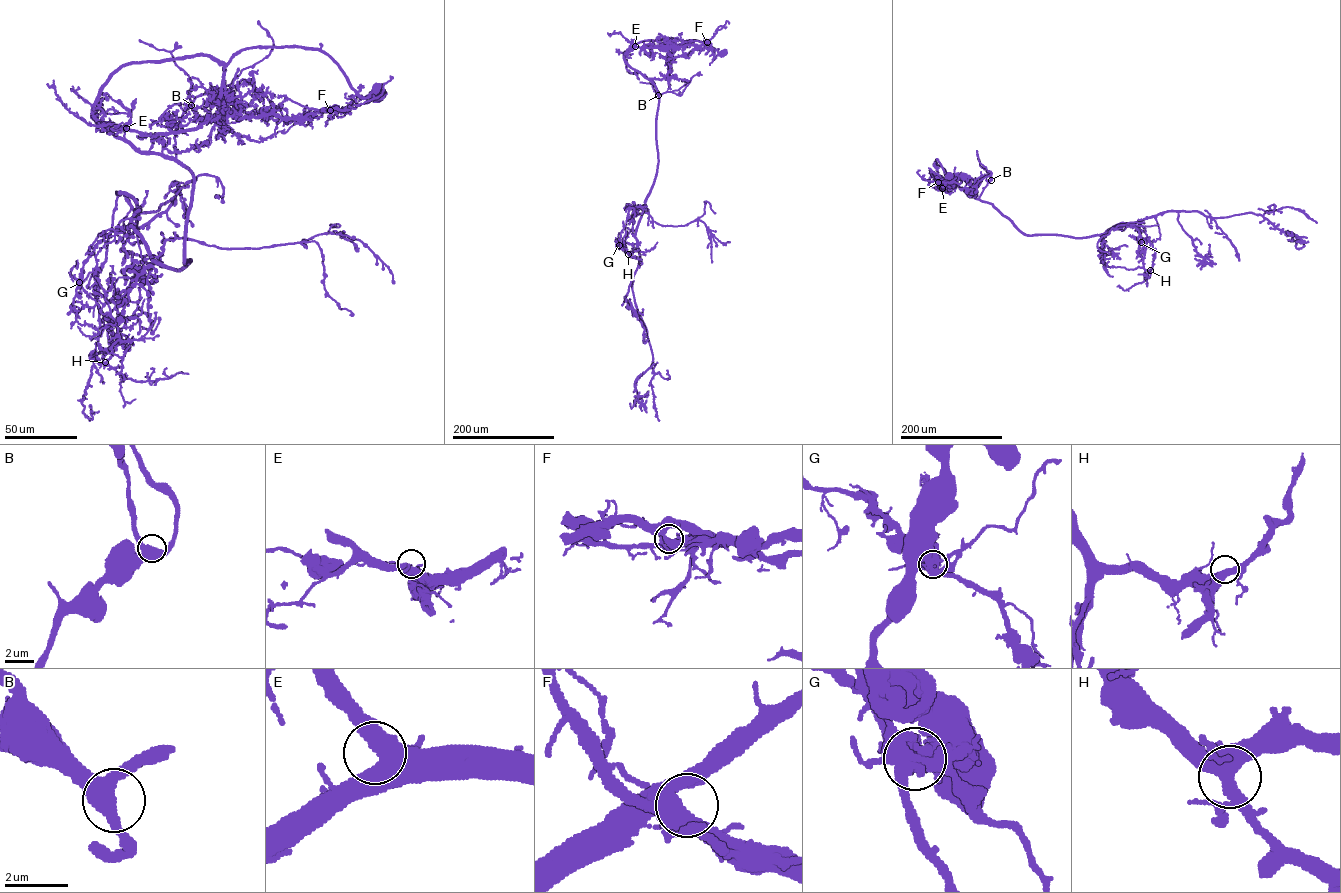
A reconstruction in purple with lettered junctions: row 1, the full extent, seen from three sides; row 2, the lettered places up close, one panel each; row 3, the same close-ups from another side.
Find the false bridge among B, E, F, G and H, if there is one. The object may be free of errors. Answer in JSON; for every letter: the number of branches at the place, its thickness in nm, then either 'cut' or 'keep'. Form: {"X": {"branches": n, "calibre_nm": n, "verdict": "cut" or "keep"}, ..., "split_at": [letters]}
{"B": {"branches": 3, "calibre_nm": 480, "verdict": "keep"}, "E": {"branches": 3, "calibre_nm": 400, "verdict": "keep"}, "F": {"branches": 3, "calibre_nm": 500, "verdict": "keep"}, "G": {"branches": 4, "calibre_nm": 550, "verdict": "cut"}, "H": {"branches": 3, "calibre_nm": 400, "verdict": "keep"}, "split_at": ["G"]}

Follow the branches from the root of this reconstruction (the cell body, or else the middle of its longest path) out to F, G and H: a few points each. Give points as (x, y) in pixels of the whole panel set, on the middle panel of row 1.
F: (724, 52), (695, 39), (671, 38), (670, 41), (674, 46), (707, 42)
G: (724, 52), (671, 38), (669, 79), (648, 78), (659, 97), (656, 172), (637, 243), (619, 245)
H: (724, 52), (671, 38), (669, 79), (648, 78), (659, 97), (658, 164), (637, 243), (619, 245), (628, 254)

